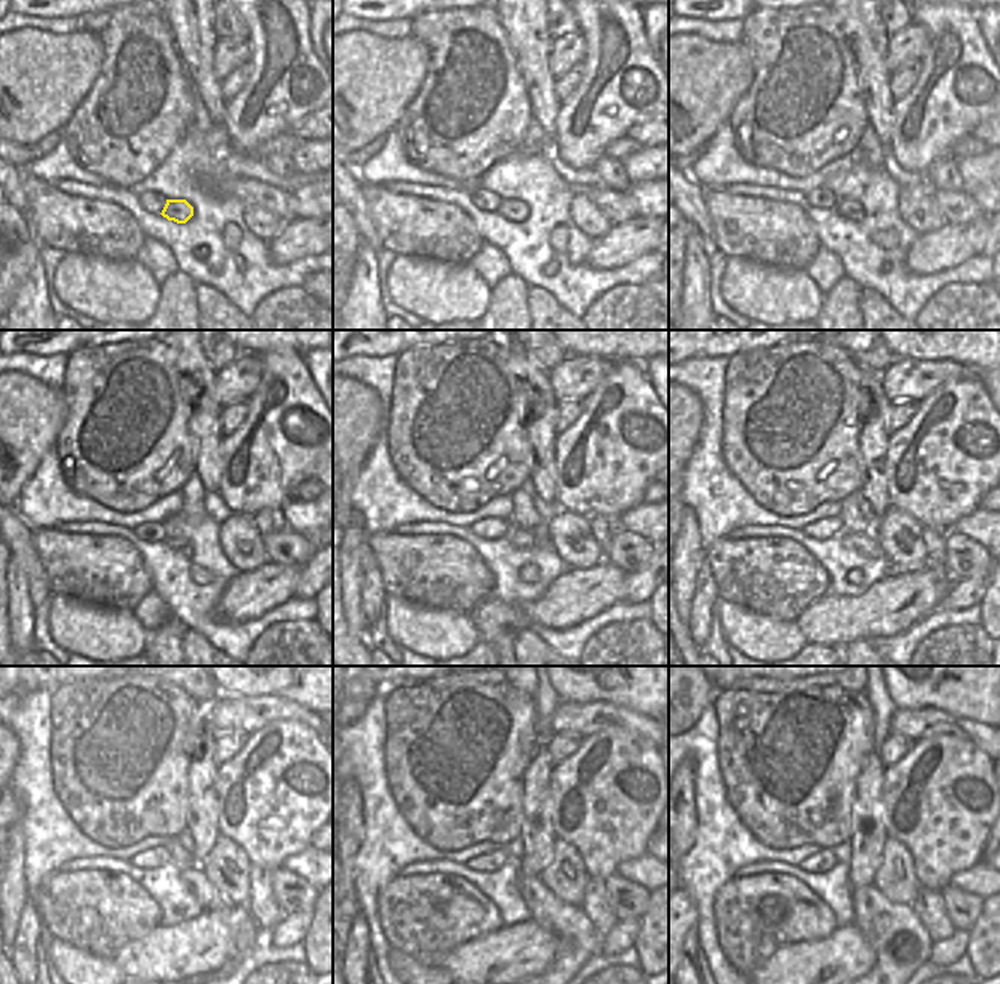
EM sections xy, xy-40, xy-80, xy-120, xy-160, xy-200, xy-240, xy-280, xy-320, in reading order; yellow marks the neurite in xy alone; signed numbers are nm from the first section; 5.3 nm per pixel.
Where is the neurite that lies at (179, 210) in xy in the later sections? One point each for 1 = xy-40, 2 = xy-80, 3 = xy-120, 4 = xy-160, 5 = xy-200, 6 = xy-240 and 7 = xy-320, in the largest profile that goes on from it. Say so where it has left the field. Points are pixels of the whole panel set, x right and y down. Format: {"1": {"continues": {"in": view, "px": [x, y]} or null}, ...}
{"1": {"continues": {"in": "xy-40", "px": [514, 210]}}, "2": {"continues": {"in": "xy-80", "px": [847, 209]}}, "3": {"continues": {"in": "xy-120", "px": [180, 545]}}, "4": {"continues": {"in": "xy-160", "px": [520, 539]}}, "5": {"continues": {"in": "xy-200", "px": [864, 543]}}, "6": {"continues": {"in": "xy-240", "px": [246, 935]}}, "7": {"continues": {"in": "xy-320", "px": [900, 942]}}}

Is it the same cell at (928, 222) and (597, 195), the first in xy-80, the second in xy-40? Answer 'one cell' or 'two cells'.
two cells

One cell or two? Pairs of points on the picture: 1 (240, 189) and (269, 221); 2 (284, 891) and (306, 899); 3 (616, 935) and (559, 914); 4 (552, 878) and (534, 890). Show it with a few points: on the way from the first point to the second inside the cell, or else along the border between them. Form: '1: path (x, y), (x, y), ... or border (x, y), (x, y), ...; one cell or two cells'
1: border (245, 204), (257, 204), (285, 221); two cells
2: path (290, 891), (300, 896); one cell
3: border (601, 938), (597, 951); two cells
4: border (538, 876), (561, 900), (573, 903); two cells

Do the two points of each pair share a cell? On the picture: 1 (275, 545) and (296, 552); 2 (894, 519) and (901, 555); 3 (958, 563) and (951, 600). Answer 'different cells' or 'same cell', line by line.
1: same cell
2: same cell
3: different cells

